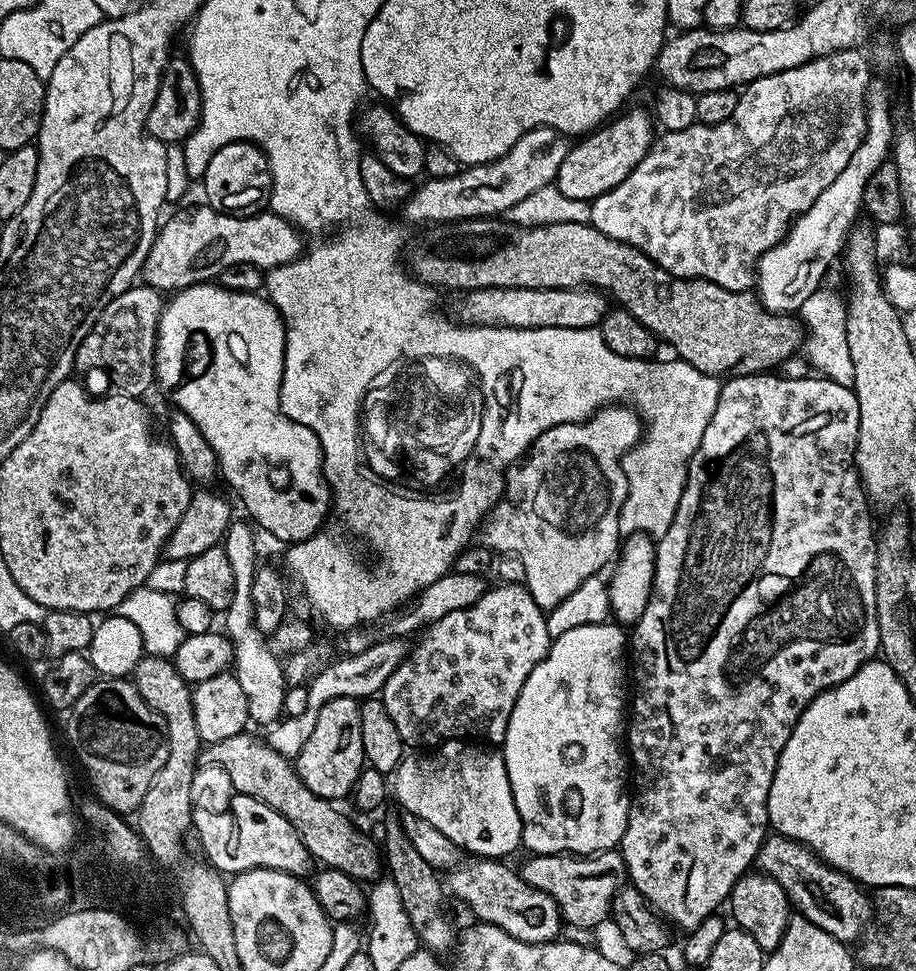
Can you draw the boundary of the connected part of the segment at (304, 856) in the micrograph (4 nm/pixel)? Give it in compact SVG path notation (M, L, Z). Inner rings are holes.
M236 790L232 797L236 800L236 868L241 872L249 872L255 868L269 868L301 878L313 875L314 861L310 850L306 850L306 842L302 842L298 830L294 830L294 826L290 826L290 822L286 822L286 818L282 818L278 810L266 806L266 802L254 798L247 791Z

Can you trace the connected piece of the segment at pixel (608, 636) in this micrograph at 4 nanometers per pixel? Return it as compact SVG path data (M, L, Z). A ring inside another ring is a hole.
M616 622L578 626L578 630L570 630L567 634L555 637L551 641L546 658L542 662L538 662L538 666L534 666L534 670L526 678L526 686L522 686L514 710L510 714L506 738L502 745L502 755L510 778L510 790L514 794L514 806L518 806L518 814L522 822L520 839L523 847L529 848L529 853L537 856L559 856L561 854L594 856L597 852L606 852L619 845L626 830L630 803L629 793L624 793L626 748L622 743L626 736L626 697L629 692L630 672L626 667L626 632Z

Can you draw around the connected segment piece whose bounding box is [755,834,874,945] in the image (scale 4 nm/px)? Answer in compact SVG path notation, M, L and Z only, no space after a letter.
M779 834L765 836L764 844L756 855L755 867L763 875L778 882L778 886L782 886L788 896L791 907L799 915L814 922L814 926L826 930L826 934L838 938L846 945L851 945L852 940L859 941L865 935L864 927L872 912L874 916L873 901L864 893L867 891L846 873L824 863L815 852L797 840Z

